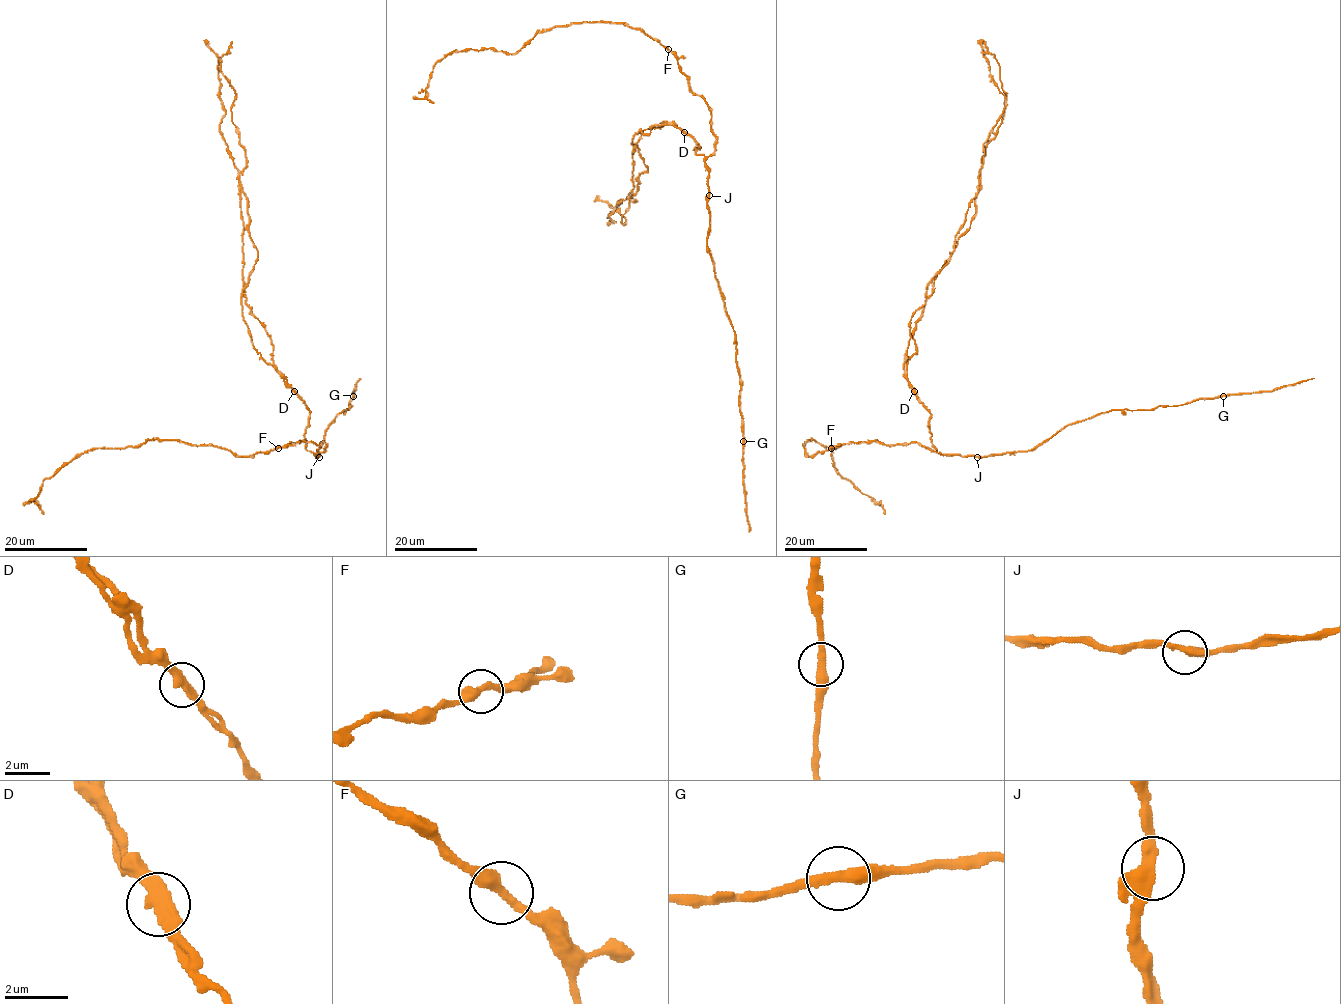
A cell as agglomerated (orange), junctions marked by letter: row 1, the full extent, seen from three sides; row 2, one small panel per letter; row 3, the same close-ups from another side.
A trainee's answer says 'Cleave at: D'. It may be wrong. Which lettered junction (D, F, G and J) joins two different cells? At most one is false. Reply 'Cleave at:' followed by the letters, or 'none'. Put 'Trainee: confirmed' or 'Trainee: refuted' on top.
Trainee: confirmed
Cleave at: D

